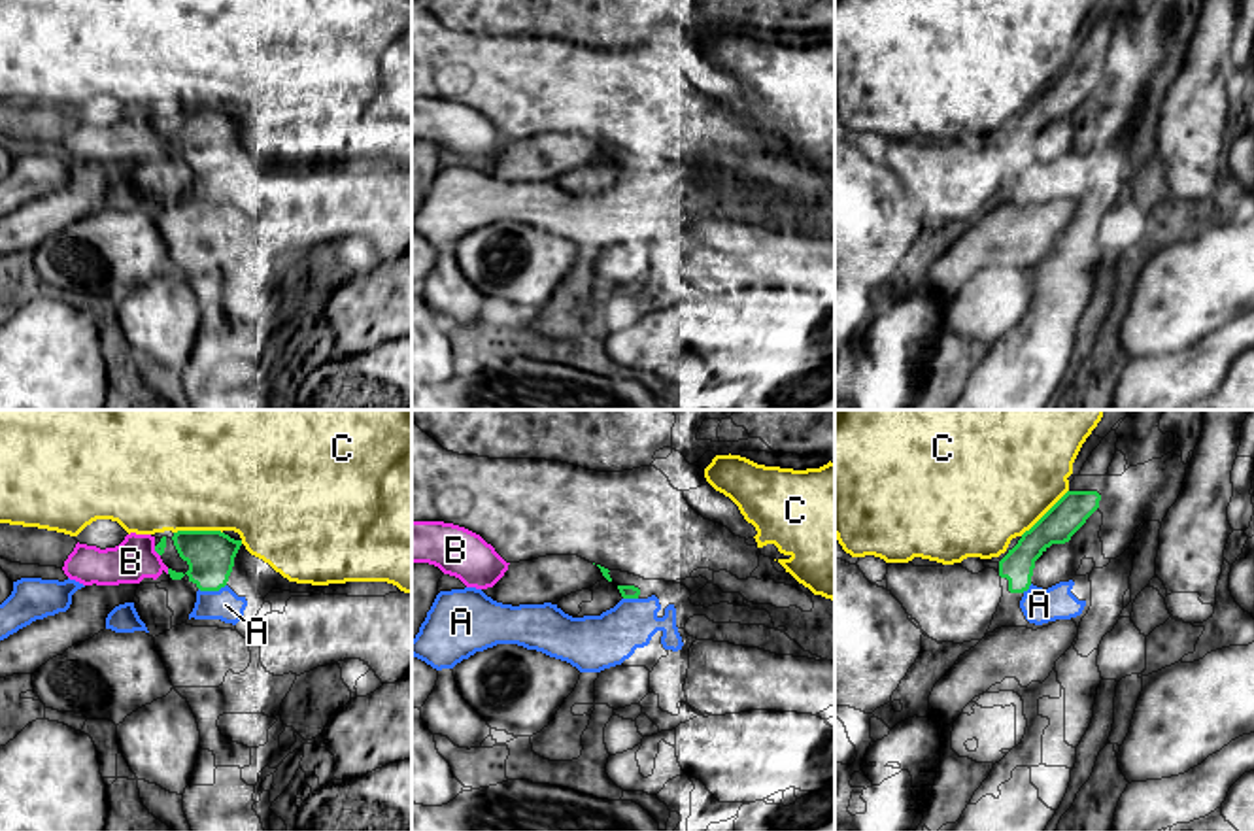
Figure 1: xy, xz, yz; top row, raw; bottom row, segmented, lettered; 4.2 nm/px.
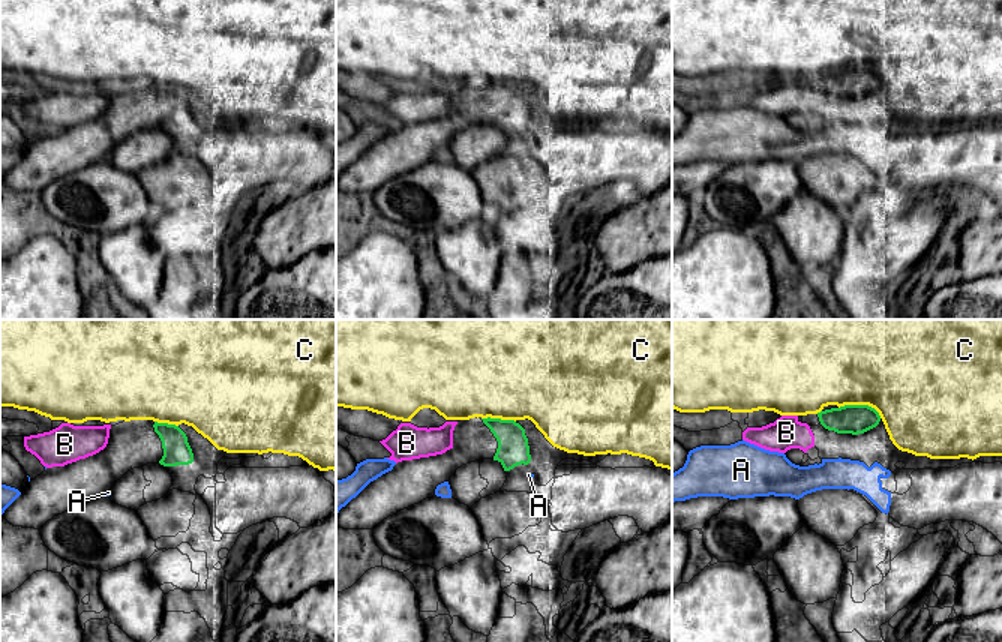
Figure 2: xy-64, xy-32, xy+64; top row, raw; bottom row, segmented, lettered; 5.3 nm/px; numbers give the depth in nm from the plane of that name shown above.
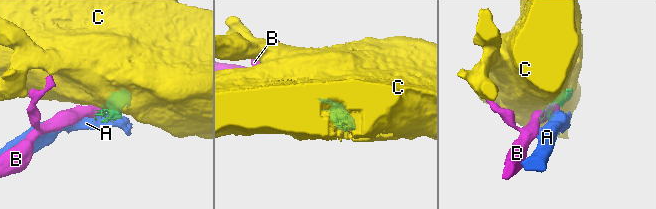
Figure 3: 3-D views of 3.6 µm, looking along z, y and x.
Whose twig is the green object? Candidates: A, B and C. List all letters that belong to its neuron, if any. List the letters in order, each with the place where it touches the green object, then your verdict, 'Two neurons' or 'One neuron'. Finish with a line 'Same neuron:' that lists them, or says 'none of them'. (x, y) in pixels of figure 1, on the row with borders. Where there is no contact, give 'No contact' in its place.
A: Touches green at xy (212, 590). Two neurons
B: Touches green at xy (169, 571). Two neurons
C: Touches green at xy (197, 531). Two neurons
Same neuron: none of them

